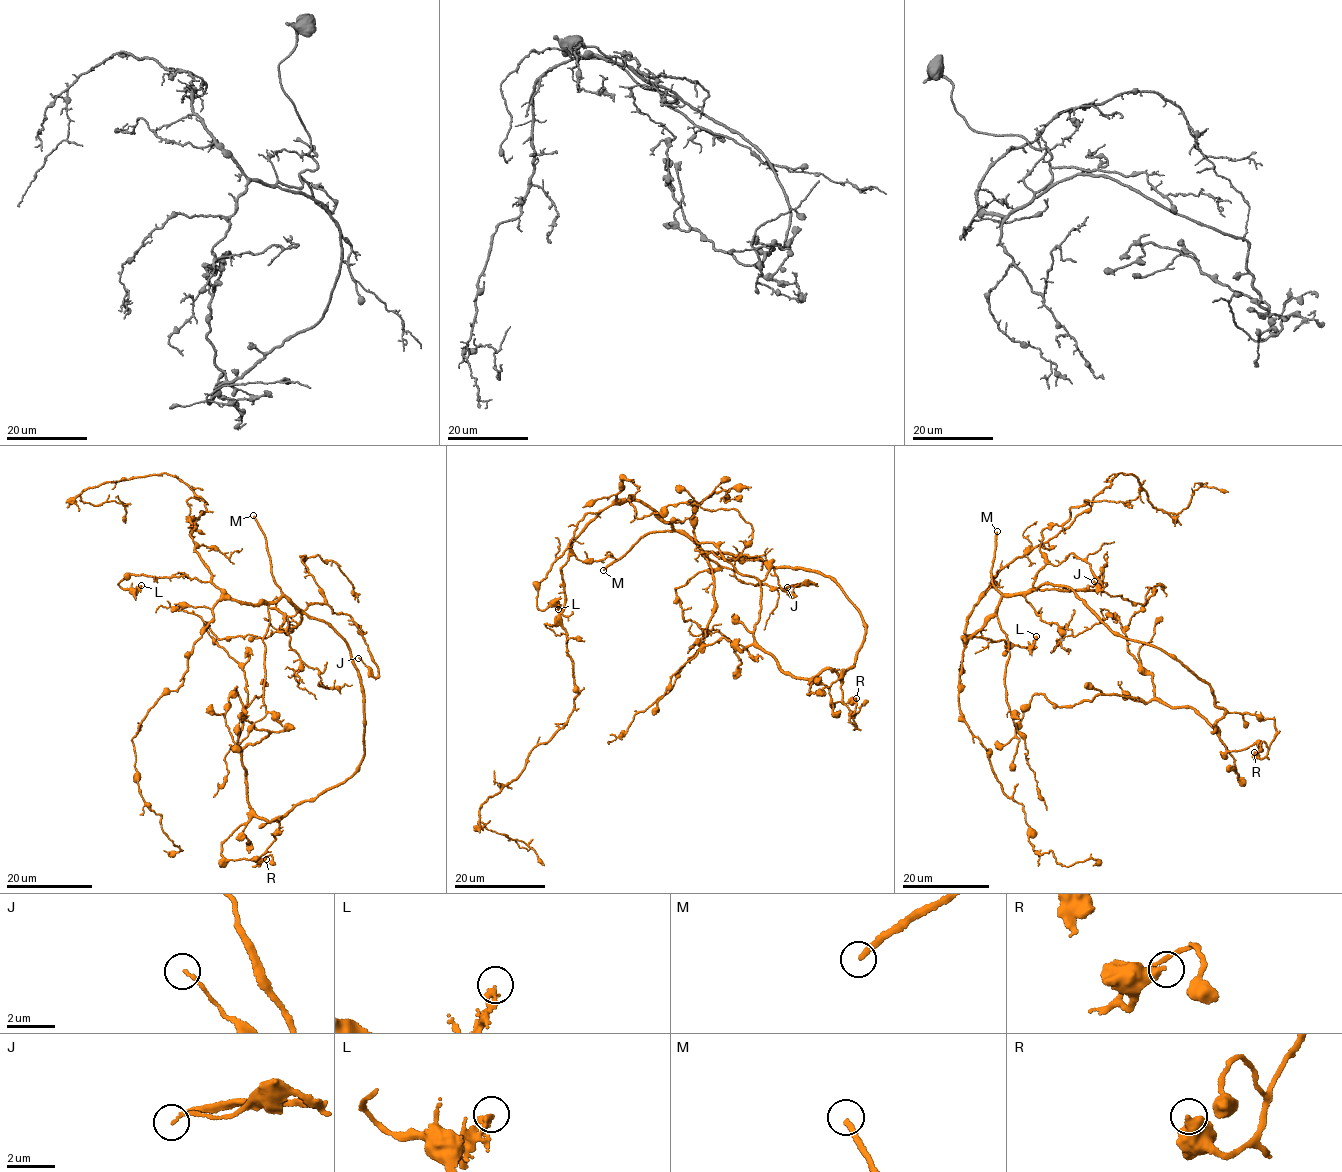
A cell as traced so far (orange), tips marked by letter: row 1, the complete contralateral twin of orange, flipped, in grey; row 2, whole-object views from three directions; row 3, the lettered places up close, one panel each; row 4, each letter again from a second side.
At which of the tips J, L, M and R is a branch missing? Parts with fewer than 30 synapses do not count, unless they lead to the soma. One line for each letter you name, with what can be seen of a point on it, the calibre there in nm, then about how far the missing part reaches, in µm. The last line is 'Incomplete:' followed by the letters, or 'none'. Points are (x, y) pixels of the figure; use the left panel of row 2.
M: place (253, 515); calibre 240 nm; missing 70 µm
Incomplete: M

